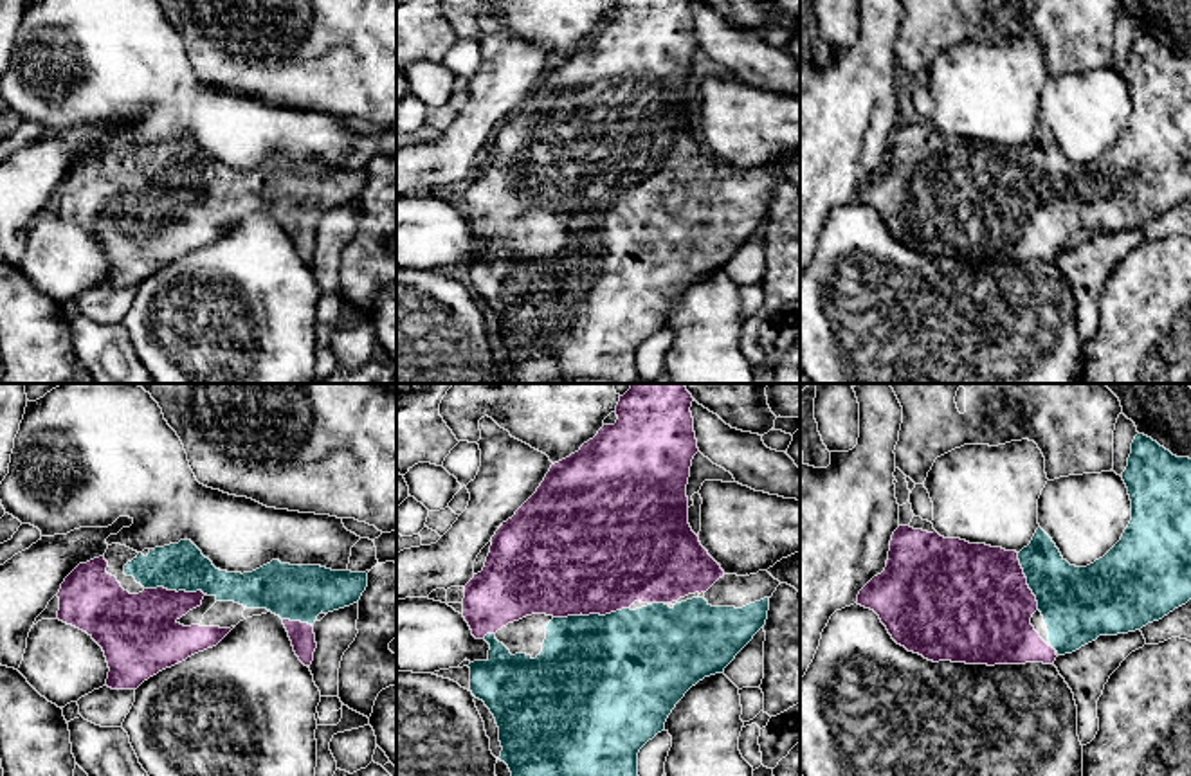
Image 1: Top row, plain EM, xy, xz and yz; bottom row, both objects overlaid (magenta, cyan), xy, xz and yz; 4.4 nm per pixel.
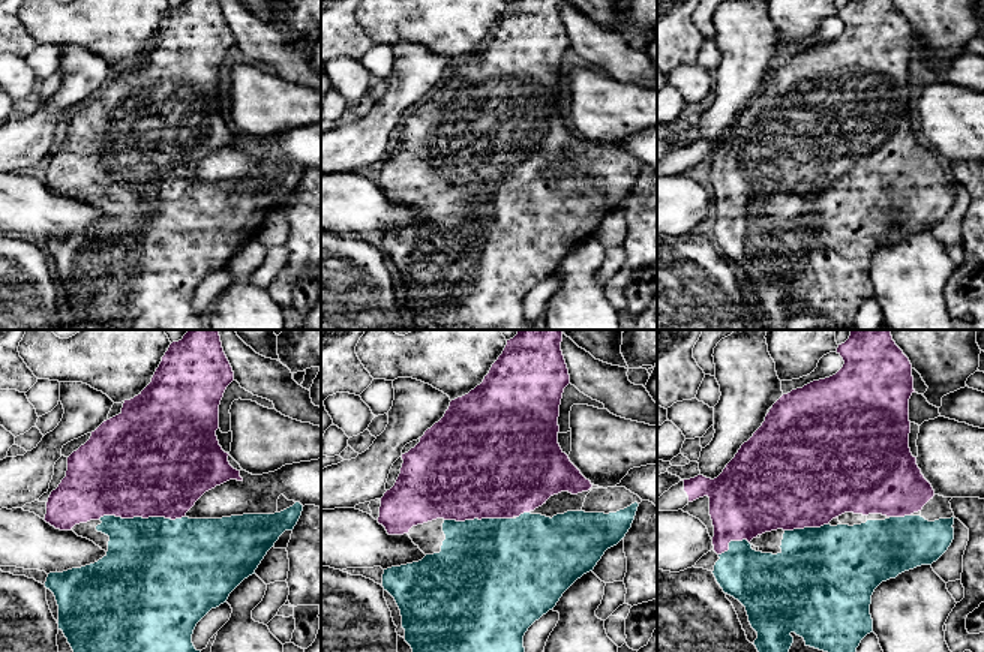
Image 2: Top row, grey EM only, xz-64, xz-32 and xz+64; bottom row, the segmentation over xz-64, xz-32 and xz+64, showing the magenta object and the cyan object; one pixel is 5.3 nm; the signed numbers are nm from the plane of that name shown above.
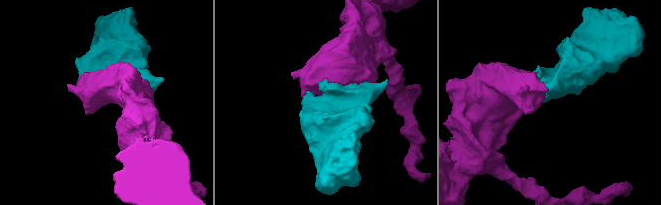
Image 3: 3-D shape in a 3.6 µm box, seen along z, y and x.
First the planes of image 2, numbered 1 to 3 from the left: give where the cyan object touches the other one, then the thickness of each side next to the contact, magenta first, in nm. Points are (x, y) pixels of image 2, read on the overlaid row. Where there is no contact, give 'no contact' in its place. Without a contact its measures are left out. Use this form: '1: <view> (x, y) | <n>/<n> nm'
1: xz-64 (140, 516) | 500/460 nm
2: xz-32 (477, 517) | 500/480 nm
3: xz+64 (806, 526) | 500/460 nm

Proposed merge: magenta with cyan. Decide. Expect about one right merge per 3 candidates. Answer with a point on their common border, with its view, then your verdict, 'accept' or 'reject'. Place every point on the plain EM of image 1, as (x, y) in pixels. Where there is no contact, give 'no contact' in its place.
meets magenta in xz at (591, 209); accept

